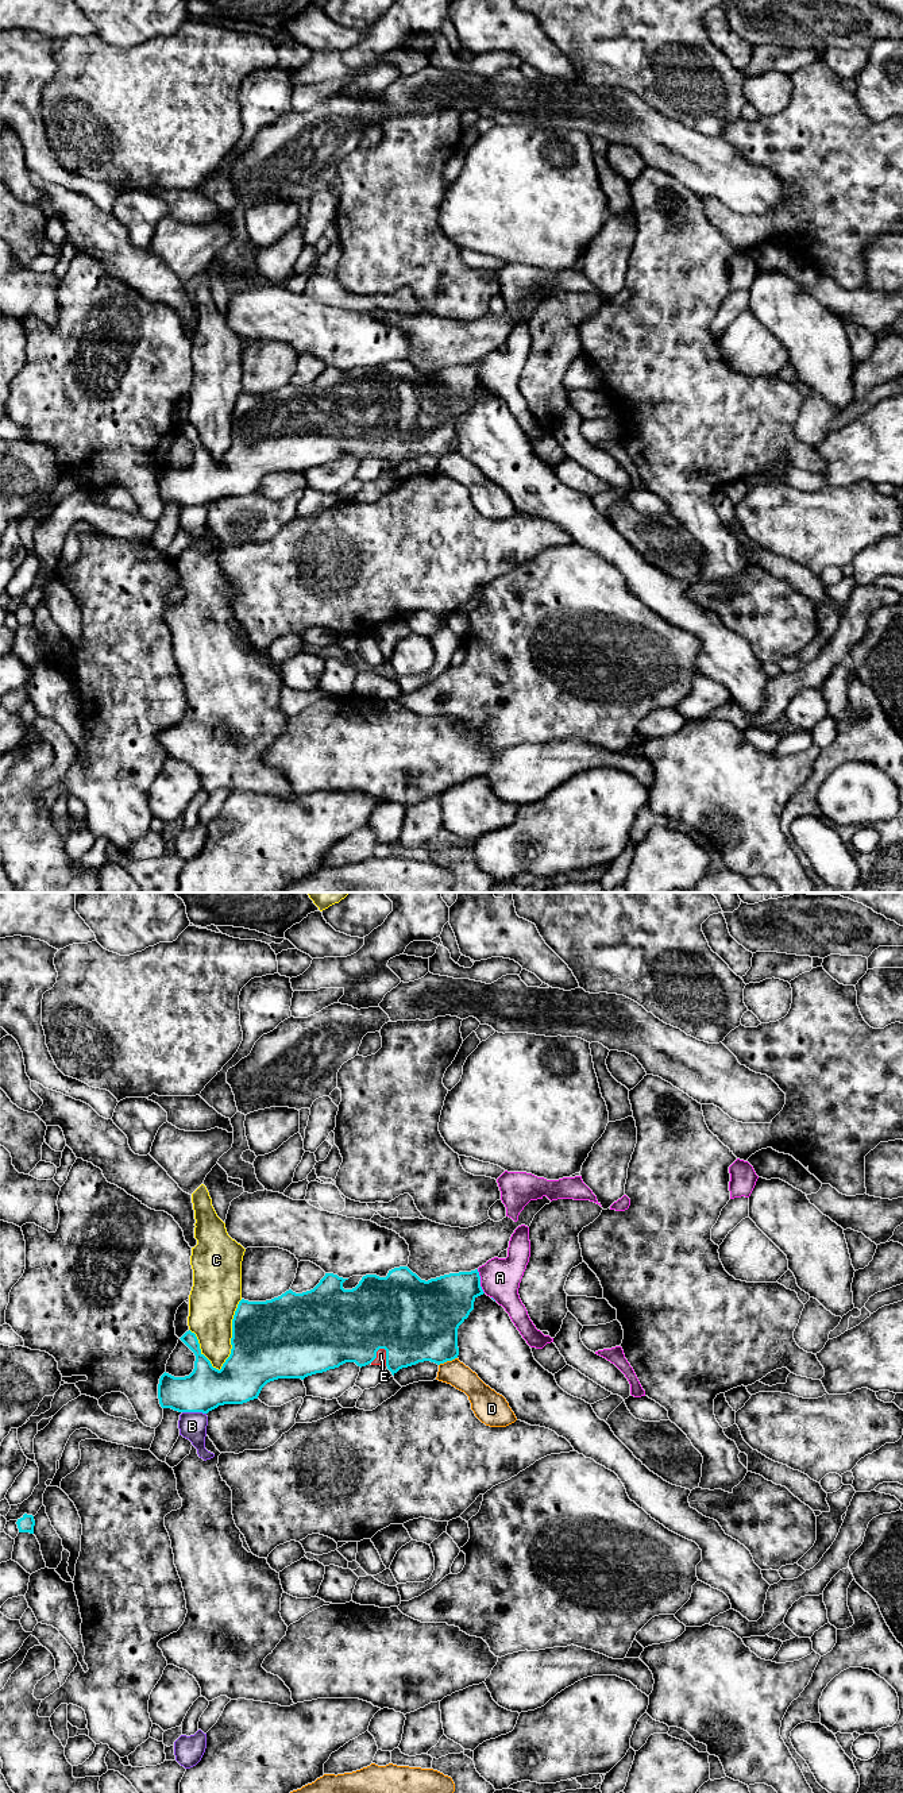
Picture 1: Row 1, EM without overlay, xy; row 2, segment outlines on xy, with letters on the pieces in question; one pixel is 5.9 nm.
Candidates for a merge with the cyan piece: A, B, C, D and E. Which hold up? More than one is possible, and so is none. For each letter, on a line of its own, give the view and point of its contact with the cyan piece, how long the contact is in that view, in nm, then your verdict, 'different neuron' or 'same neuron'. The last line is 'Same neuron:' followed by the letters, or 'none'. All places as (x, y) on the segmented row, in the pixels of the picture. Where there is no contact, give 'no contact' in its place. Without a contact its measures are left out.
A: xy (479, 1281) | 150 nm | different neuron
B: xy (195, 1411) | 140 nm | different neuron
C: xy (232, 1335) | 460 nm | different neuron
D: xy (447, 1360) | 120 nm | different neuron
E: xy (375, 1353) | 130 nm | same neuron
Same neuron: E

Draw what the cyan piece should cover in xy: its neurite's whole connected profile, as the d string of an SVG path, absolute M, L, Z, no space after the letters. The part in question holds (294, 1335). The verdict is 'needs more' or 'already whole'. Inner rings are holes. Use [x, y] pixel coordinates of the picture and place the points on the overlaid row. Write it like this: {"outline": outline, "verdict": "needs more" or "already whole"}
{"outline": "M408 1266L389 1270L386 1277L377 1275L339 1277L325 1273L310 1291L296 1293L292 1289L266 1302L242 1299L232 1319L231 1354L221 1369L212 1366L201 1353L198 1339L190 1330L180 1339L194 1353L194 1369L189 1376L174 1377L163 1373L158 1384L158 1399L162 1408L178 1412L202 1412L224 1404L243 1404L258 1399L262 1388L278 1379L301 1379L339 1368L346 1362L358 1366L386 1366L394 1376L400 1369L431 1361L437 1365L459 1356L458 1329L474 1310L474 1302L483 1295L478 1269L449 1273L428 1281L421 1280Z", "verdict": "needs more"}

